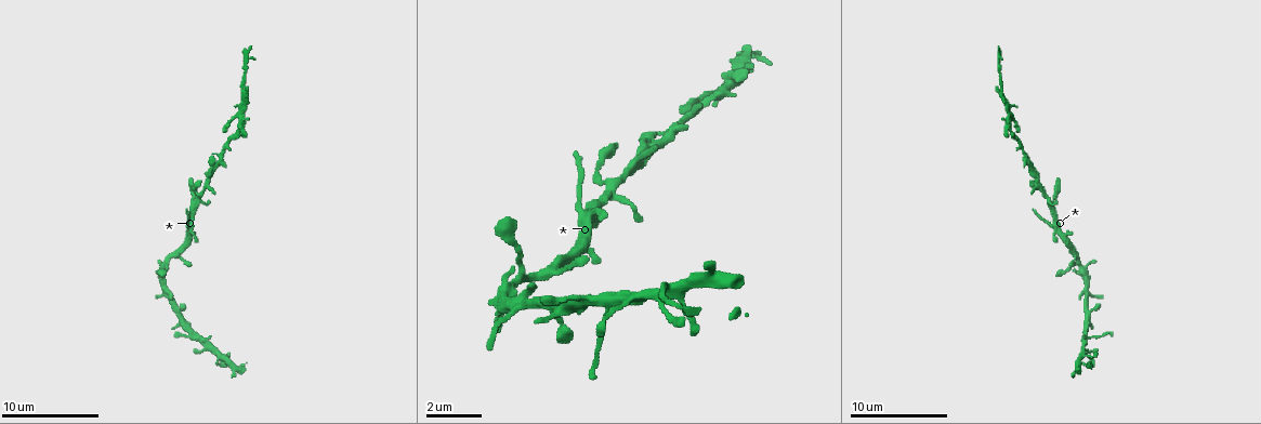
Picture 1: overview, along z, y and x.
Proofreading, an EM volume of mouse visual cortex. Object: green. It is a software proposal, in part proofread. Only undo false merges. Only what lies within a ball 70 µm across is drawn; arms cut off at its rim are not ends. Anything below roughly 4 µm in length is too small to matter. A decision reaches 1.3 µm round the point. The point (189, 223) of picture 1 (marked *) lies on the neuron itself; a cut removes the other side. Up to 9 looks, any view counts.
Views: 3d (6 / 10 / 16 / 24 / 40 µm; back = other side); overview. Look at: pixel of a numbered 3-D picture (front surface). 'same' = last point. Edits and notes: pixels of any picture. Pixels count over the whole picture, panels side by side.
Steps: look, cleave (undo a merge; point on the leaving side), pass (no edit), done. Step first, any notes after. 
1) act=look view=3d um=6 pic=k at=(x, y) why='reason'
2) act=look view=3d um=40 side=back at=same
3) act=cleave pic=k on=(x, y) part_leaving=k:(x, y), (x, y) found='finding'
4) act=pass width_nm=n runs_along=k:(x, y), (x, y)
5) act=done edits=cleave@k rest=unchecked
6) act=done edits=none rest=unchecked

act=look view=3d um=6 pic=1 at=(623, 176) why='narrows sharply'

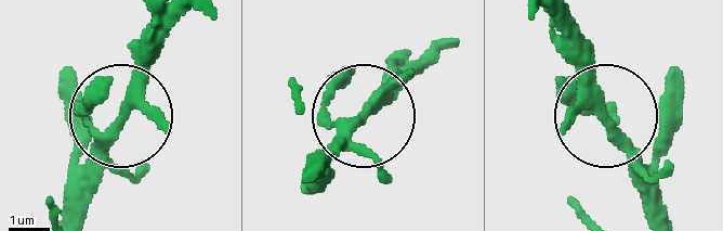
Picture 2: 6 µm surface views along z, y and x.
act=pass width_nm=230 runs_along=2:(69, 214), (139, 59), (162, 30) found='one neuron here'

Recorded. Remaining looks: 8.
act=look view=3d um=16 pic=1 at=(236, 131) why='three arms meet'

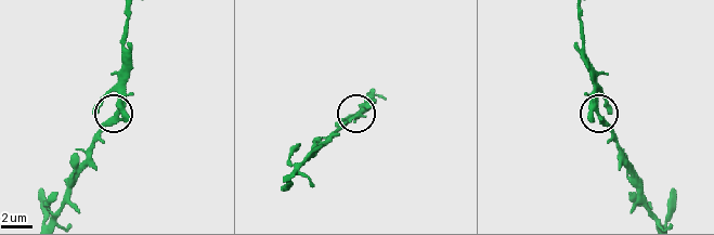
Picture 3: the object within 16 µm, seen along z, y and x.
act=look view=3d um=6 pic=3 at=(117, 116) why='closer look'

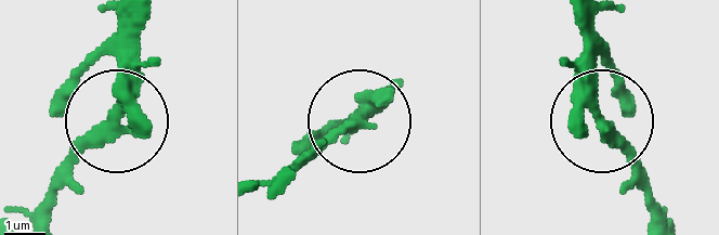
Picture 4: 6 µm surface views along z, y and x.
act=pass arms=3 found='continuous, no second neuron'

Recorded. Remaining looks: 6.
act=look view=3d um=6 pic=1 at=(167, 259) why='a narrow waist'

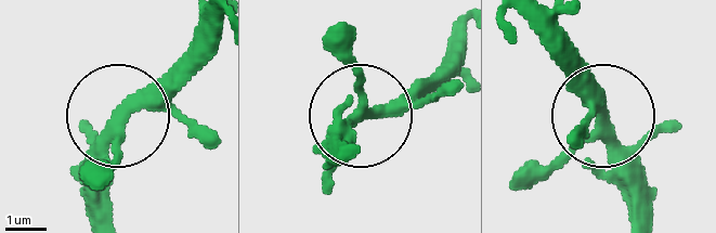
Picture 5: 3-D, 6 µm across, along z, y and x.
act=pass width_nm=360 runs_along=5:(531, 14), (583, 77), (611, 150), (649, 188) found='continuous, no second neuron'

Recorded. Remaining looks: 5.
act=look view=3d um=6 pic=1 at=(741, 59) why='thick turns thin'

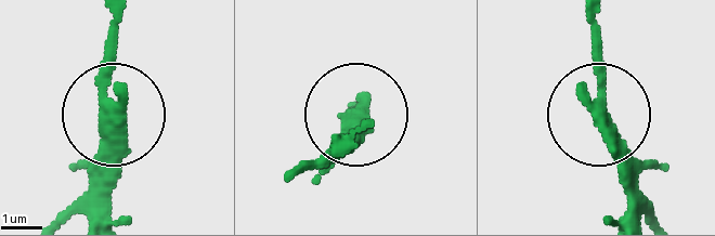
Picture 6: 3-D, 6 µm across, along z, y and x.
act=pass runs_along=6:(87, 215), (87, 173), (115, 112), (107, 18) found='continuous, no second neuron'

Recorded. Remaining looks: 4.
act=done edits=none rest=unchecked

